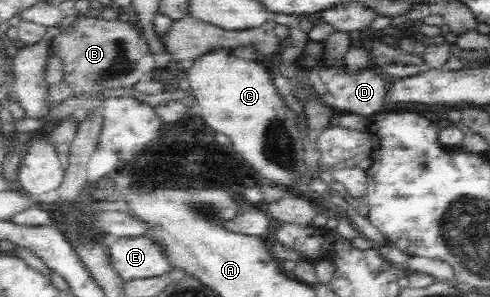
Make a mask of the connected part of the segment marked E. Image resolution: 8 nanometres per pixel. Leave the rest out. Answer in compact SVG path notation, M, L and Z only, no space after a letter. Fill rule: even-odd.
M146 235L117 239L109 257L122 280L162 277L173 269L165 248Z

